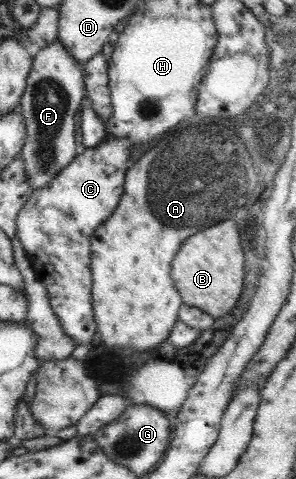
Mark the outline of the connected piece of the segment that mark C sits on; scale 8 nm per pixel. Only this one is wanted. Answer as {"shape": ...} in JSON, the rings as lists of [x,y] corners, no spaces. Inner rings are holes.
{"shape":[[[109,134],[99,146],[87,148],[84,153],[75,155],[75,159],[63,167],[55,179],[49,181],[49,184],[35,189],[29,201],[25,202],[17,217],[17,236],[29,255],[33,267],[35,267],[37,277],[41,282],[45,283],[47,293],[51,298],[51,307],[55,311],[55,315],[59,317],[63,329],[67,335],[75,339],[77,346],[92,342],[97,336],[96,320],[92,307],[92,276],[91,276],[91,250],[90,240],[97,227],[101,226],[107,220],[108,216],[113,214],[117,203],[119,203],[123,192],[125,182],[125,173],[131,158],[133,146],[129,143],[129,139],[119,138]],[[93,154],[101,156],[101,160],[93,160]],[[59,208],[67,214],[67,218],[61,218],[63,222],[59,222],[59,218],[53,218],[51,214],[47,216],[49,210]]]}

